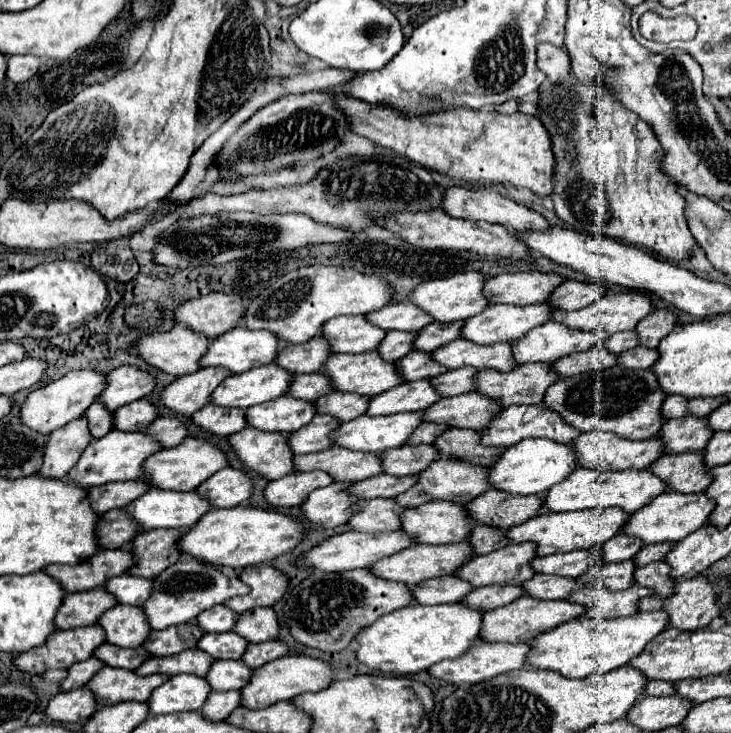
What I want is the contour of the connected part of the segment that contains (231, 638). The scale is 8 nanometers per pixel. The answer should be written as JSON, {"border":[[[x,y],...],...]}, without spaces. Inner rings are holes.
{"border":[[[204,633],[198,641],[198,649],[212,655],[214,659],[240,659],[248,641],[236,633]]]}

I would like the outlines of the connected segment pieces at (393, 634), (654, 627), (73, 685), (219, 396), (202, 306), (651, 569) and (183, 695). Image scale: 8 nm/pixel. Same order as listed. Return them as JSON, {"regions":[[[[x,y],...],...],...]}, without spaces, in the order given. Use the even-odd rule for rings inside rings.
{"regions":[[[[462,603],[452,605],[410,605],[382,615],[370,627],[364,627],[354,639],[356,659],[386,675],[412,675],[430,665],[460,657],[478,641],[482,611],[474,611]]],[[[664,611],[636,613],[620,619],[572,619],[550,631],[540,633],[528,645],[528,669],[554,671],[564,677],[588,677],[592,673],[608,673],[626,665],[644,645],[654,639],[668,623]]],[[[90,657],[86,661],[80,661],[72,667],[68,667],[68,675],[66,679],[60,683],[62,691],[72,691],[72,689],[80,689],[88,683],[88,679],[92,675],[96,675],[102,669],[102,663],[96,657]]],[[[270,363],[240,375],[230,375],[210,395],[210,403],[218,407],[246,409],[284,395],[290,381],[292,375],[288,371]]],[[[208,293],[198,299],[184,301],[174,309],[174,321],[186,325],[188,329],[216,339],[218,335],[234,329],[244,313],[240,295]]],[[[660,561],[636,569],[636,585],[648,587],[654,591],[656,597],[666,599],[668,595],[672,595],[672,587],[674,587],[674,581],[670,577],[670,567],[664,561]]],[[[172,675],[166,683],[156,687],[148,699],[150,715],[198,711],[210,693],[206,679],[196,675]]]]}

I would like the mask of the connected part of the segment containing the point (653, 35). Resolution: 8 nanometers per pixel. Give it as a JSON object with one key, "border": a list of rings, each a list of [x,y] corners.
{"border":[[[644,13],[639,19],[640,33],[646,39],[670,43],[670,41],[690,41],[696,35],[696,21],[692,17],[662,19],[656,13]]]}

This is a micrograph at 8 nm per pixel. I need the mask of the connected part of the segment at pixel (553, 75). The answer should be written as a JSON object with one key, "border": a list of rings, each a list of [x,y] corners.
{"border":[[[538,45],[538,67],[550,83],[564,83],[570,73],[570,57],[564,49],[554,47],[554,45]]]}

